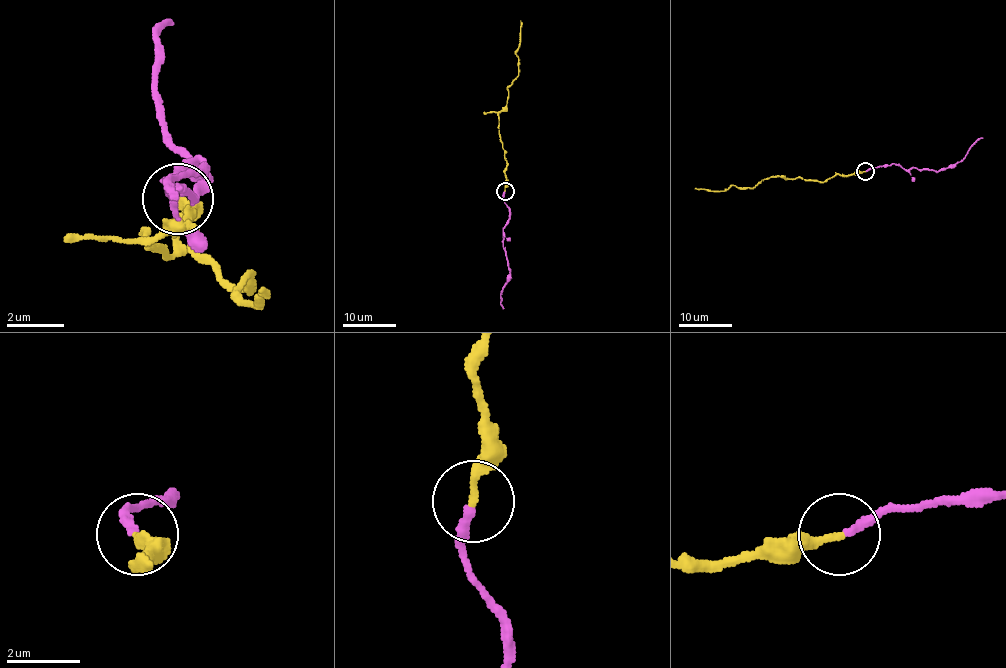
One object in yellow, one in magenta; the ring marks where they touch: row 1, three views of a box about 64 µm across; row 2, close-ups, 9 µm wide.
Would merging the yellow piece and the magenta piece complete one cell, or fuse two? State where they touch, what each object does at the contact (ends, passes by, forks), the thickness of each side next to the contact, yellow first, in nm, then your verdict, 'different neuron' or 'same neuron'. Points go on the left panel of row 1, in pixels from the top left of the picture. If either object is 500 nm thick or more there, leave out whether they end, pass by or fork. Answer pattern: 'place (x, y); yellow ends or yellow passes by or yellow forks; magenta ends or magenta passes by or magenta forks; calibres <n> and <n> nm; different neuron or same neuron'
place (177, 198); yellow ends; magenta ends; calibres 220 and 240 nm; same neuron

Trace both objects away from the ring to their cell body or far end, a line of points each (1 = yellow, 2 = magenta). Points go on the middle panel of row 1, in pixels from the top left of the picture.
1: (505, 191), (506, 160), (498, 113), (506, 104), (508, 91), (518, 75), (516, 50), (520, 44), (521, 21)
2: (505, 191), (504, 198), (509, 209), (504, 240), (509, 279), (501, 292), (504, 308)

